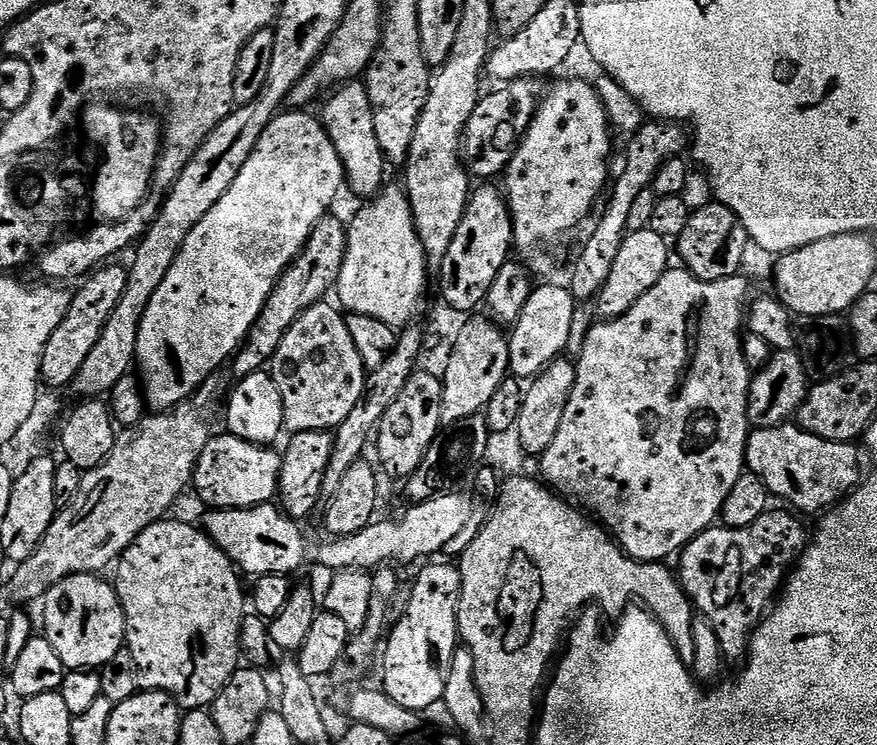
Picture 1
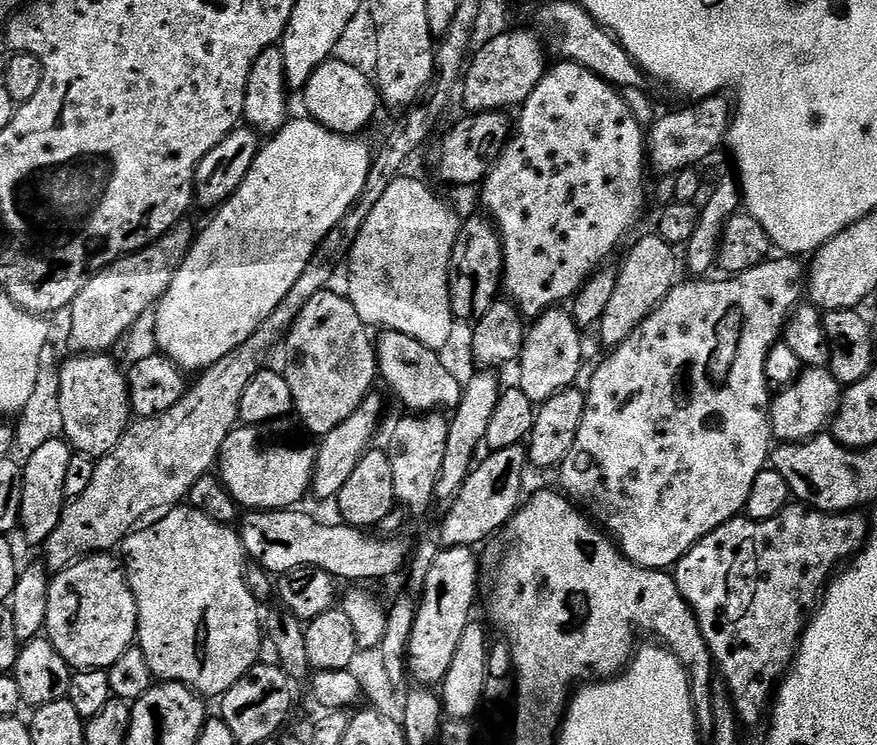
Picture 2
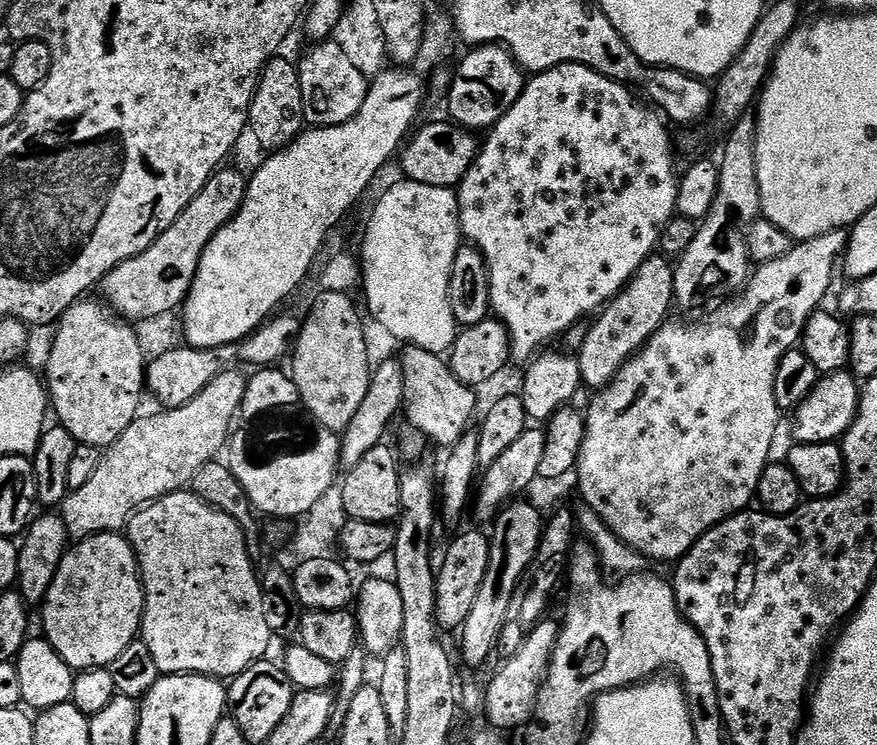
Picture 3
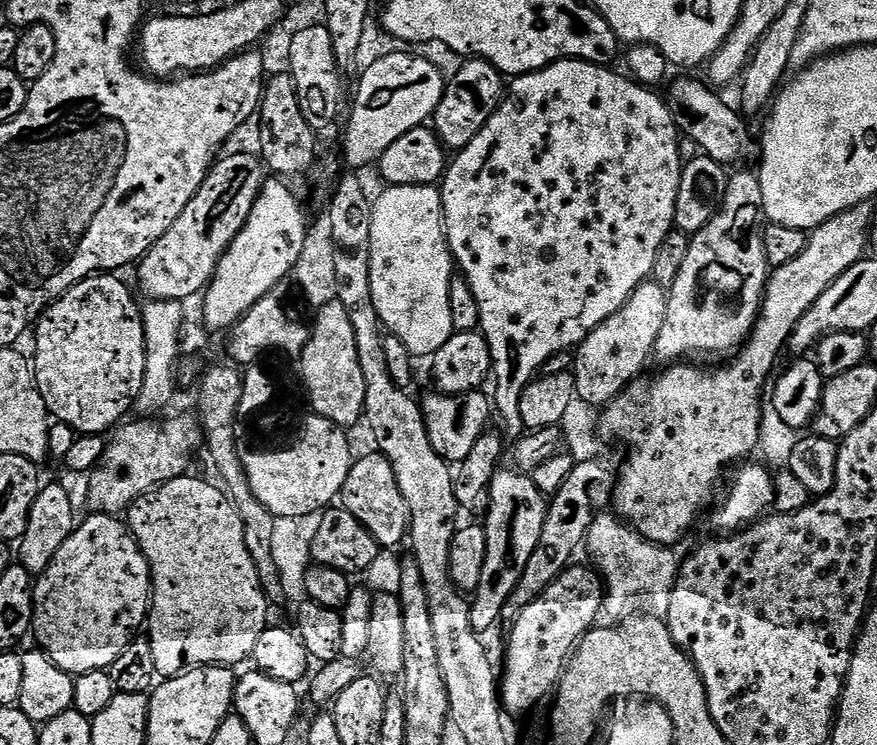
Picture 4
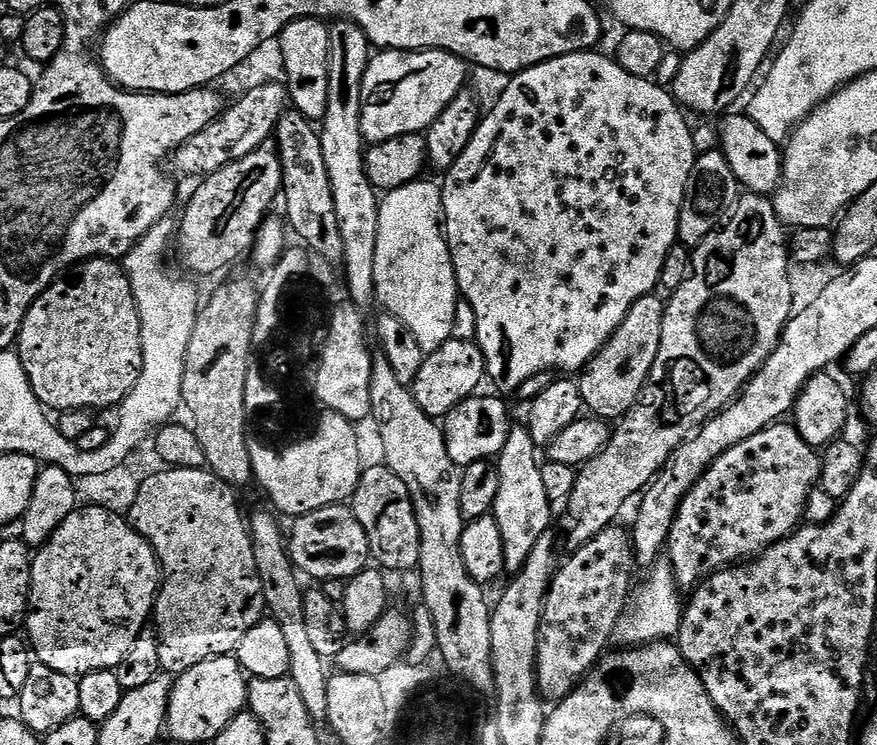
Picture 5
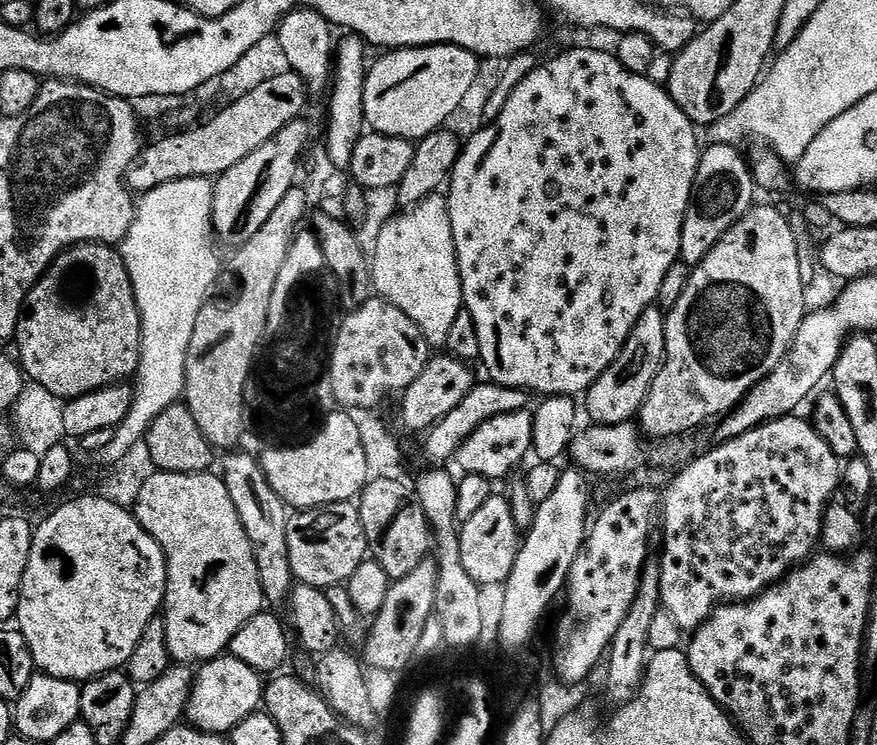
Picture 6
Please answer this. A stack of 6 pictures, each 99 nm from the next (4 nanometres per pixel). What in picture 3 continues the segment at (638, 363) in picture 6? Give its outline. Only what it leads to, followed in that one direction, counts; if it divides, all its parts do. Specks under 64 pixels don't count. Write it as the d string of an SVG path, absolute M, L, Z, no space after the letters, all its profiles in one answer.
M653 254L644 260L624 291L609 300L602 315L608 324L629 324L632 328L598 328L592 326L578 350L576 361L580 367L580 382L584 388L607 389L624 369L626 361L632 359L643 348L653 332L669 319L668 311L674 308L673 265L665 257Z

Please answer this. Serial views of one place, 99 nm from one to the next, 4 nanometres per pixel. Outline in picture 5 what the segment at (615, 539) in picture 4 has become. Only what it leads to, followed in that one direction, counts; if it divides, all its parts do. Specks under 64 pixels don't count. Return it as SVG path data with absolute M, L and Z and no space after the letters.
M666 558L659 559L649 569L644 587L635 589L631 601L623 610L611 634L611 645L619 649L640 647L643 644L666 642L675 639L680 632L681 618L684 616L684 600L672 564Z

